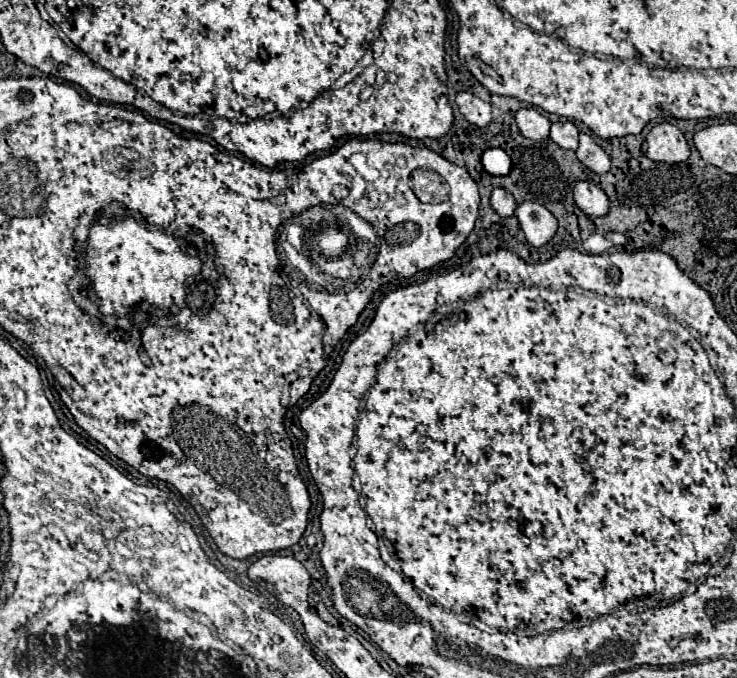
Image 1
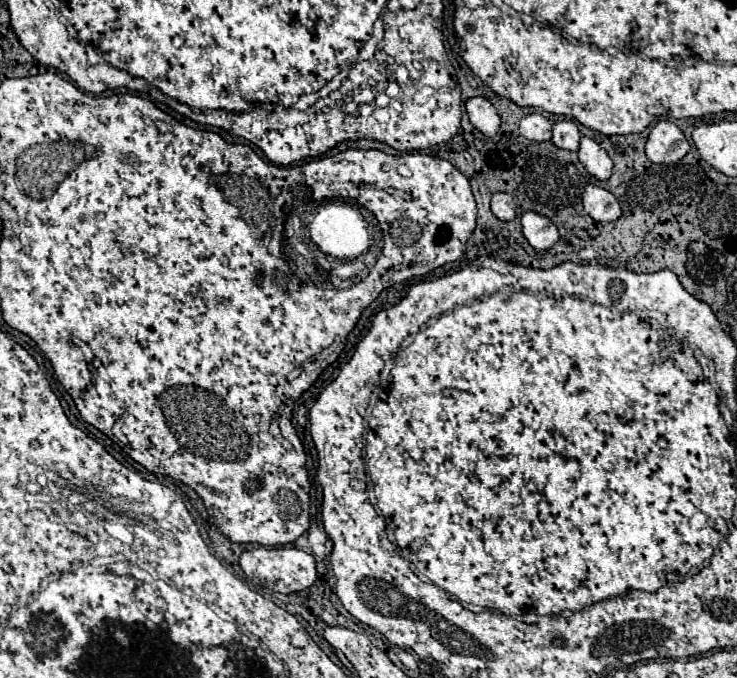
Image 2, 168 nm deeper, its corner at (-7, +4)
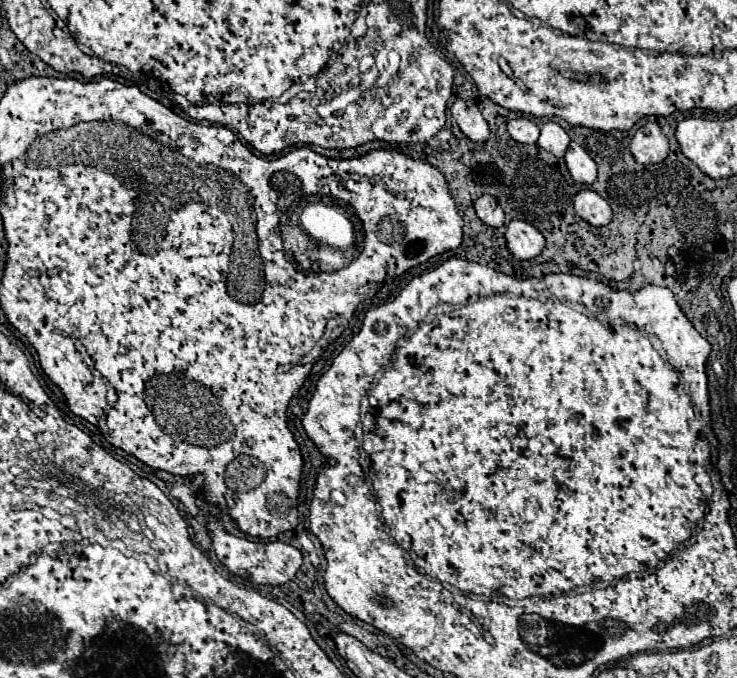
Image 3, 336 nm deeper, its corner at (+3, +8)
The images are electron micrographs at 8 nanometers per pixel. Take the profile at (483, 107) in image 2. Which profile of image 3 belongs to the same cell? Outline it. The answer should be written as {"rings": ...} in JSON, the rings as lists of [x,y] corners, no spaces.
{"rings":[[[456,100],[450,108],[452,118],[460,126],[460,130],[472,140],[472,142],[486,142],[490,136],[488,122],[480,114],[474,100]]]}

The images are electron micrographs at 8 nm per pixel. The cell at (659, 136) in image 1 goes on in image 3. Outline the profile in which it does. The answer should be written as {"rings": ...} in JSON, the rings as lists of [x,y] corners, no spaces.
{"rings":[[[646,122],[636,130],[630,152],[640,164],[658,164],[668,156],[668,138],[662,134],[658,122]]]}

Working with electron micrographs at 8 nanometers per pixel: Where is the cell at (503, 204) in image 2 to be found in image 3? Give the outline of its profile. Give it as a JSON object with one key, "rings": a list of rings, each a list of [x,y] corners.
{"rings":[[[484,194],[484,196],[480,196],[480,198],[474,202],[474,208],[476,208],[478,218],[480,218],[484,224],[488,224],[488,226],[492,226],[492,228],[500,228],[500,226],[504,224],[504,212],[502,212],[502,208],[498,206],[496,198]]]}

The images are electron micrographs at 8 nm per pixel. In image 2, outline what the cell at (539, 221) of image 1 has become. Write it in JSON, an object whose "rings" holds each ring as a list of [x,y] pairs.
{"rings":[[[526,210],[522,214],[522,232],[528,238],[528,242],[532,244],[532,248],[538,252],[550,248],[560,238],[554,222],[548,216],[538,214],[534,210]]]}

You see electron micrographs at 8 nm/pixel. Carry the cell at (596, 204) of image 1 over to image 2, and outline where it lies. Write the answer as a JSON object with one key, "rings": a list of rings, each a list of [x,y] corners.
{"rings":[[[588,184],[582,196],[582,204],[596,222],[614,222],[620,218],[620,206],[616,198],[602,186]]]}

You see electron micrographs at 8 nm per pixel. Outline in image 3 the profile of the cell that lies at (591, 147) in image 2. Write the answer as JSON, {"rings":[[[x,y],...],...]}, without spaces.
{"rings":[[[570,142],[564,160],[566,160],[570,176],[576,182],[582,182],[582,184],[594,184],[596,182],[596,162],[590,158],[590,154],[580,144]]]}

